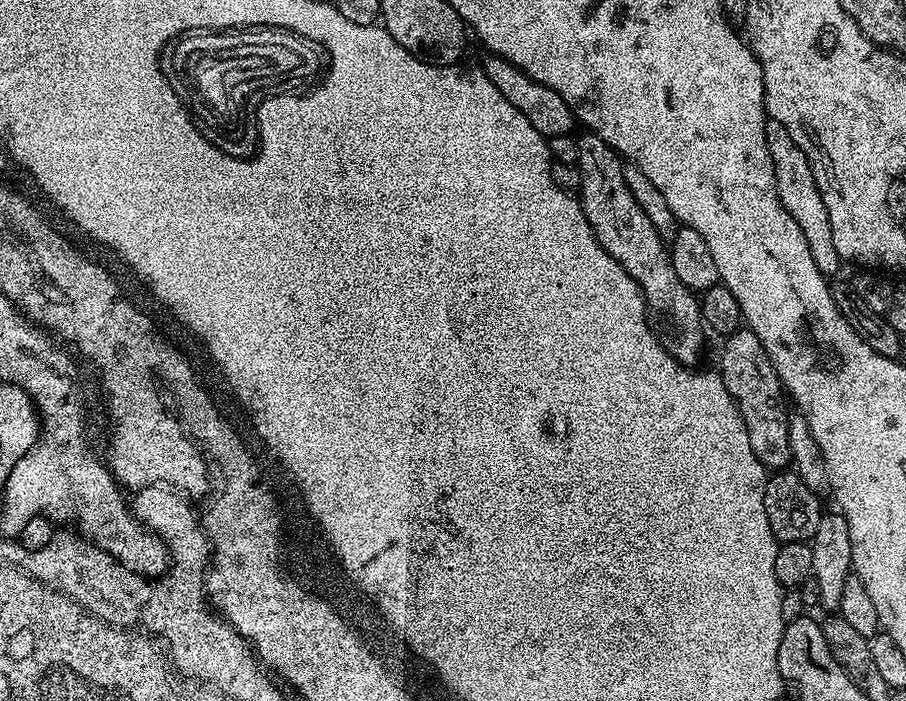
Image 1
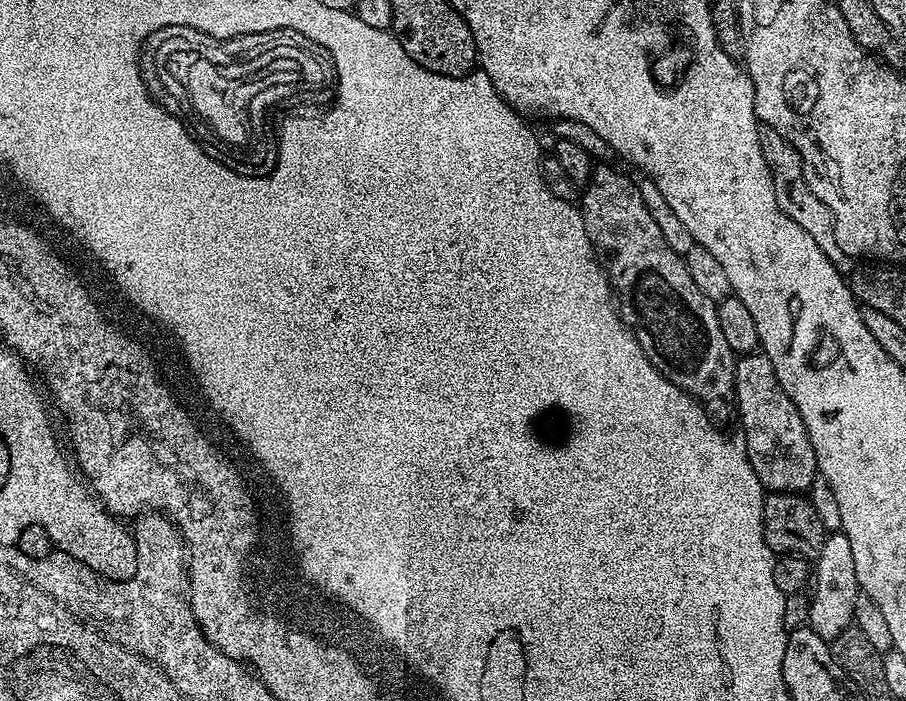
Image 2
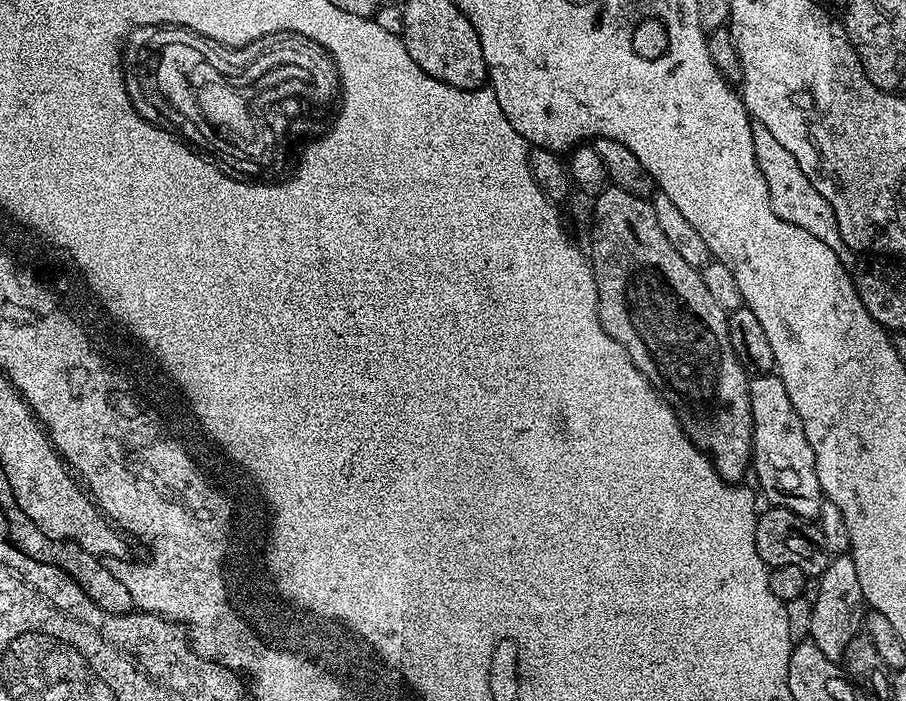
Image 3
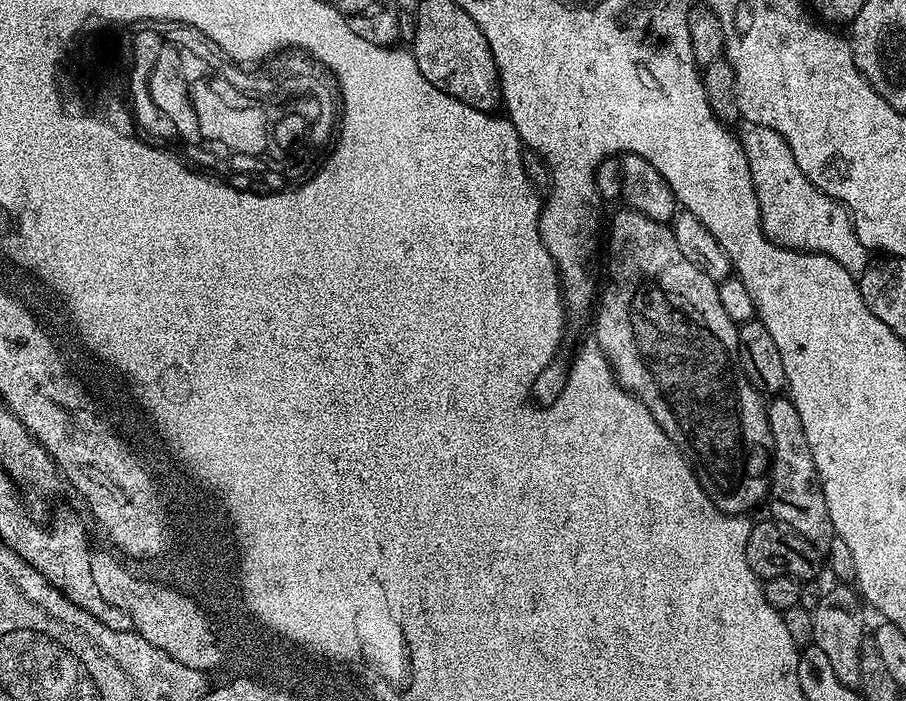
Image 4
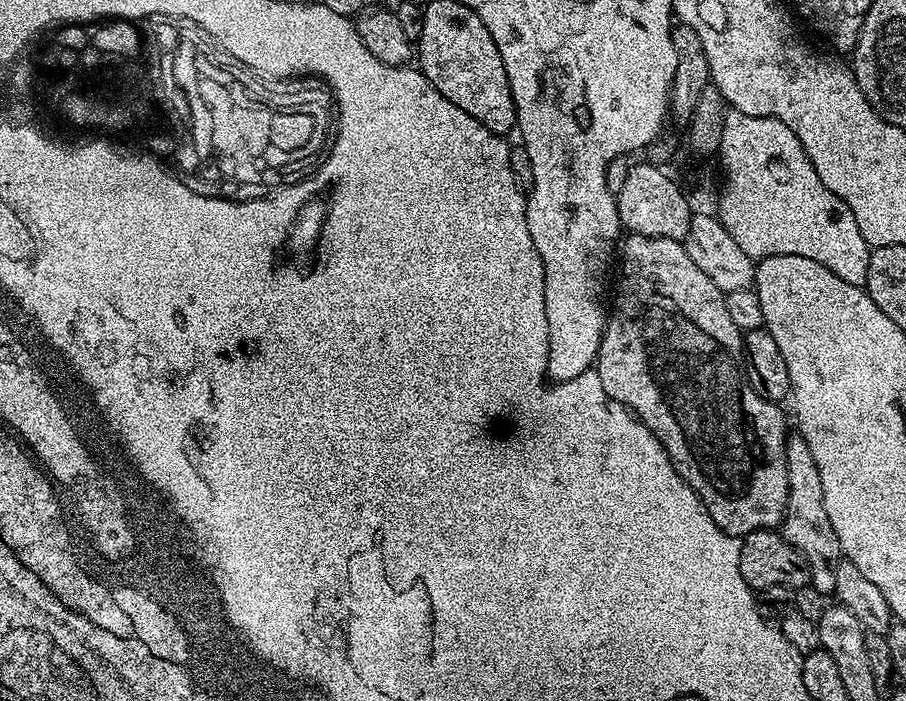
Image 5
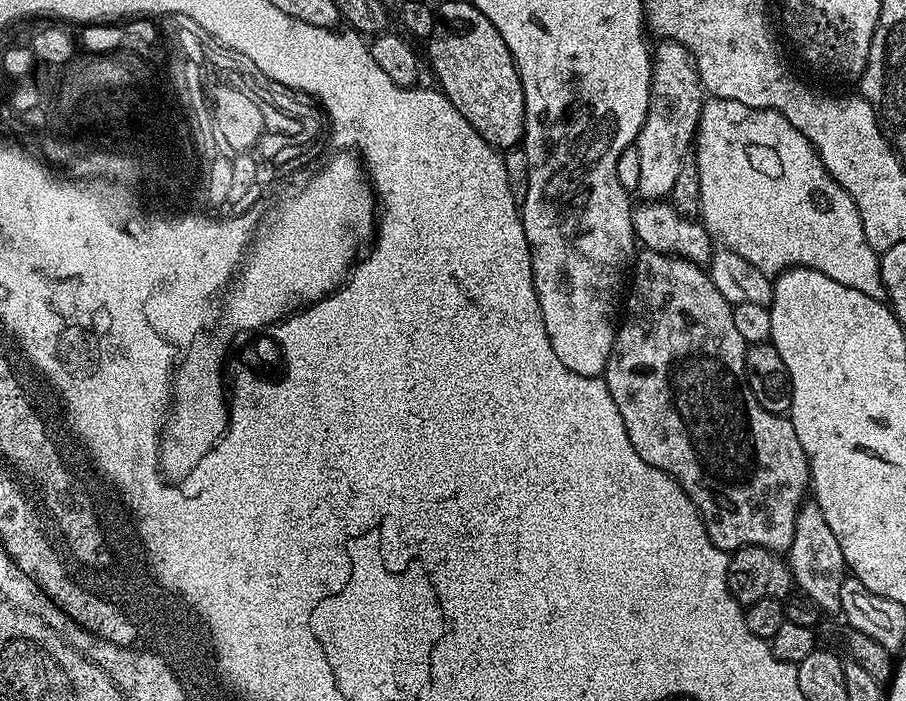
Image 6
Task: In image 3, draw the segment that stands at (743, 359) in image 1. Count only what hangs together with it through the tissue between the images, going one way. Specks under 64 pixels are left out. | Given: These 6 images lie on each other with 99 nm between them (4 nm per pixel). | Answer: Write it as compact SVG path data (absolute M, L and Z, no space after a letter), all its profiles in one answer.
M756 374L749 379L748 382L748 397L750 398L750 414L752 415L752 459L750 461L750 468L751 471L754 473L756 471L756 480L758 483L760 483L760 488L759 491L762 493L764 491L764 496L766 499L768 499L767 503L769 505L775 506L777 508L785 508L786 510L790 510L794 514L798 514L799 516L802 517L804 520L810 520L810 521L815 521L817 517L819 517L820 514L820 508L824 504L824 501L826 499L823 490L820 488L820 483L818 482L818 470L816 469L816 459L814 458L814 450L810 446L810 442L806 442L806 430L802 430L802 418L798 418L798 410L794 410L794 402L790 402L790 394L786 394L786 386L783 384L782 381L780 381L780 377L775 375L775 374Z

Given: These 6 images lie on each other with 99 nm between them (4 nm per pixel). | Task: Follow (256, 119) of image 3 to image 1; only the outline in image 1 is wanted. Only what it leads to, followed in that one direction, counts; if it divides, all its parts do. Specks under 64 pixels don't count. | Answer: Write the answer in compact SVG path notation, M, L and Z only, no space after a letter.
M255 28L250 30L250 38L246 38L246 30L242 30L242 38L240 40L240 48L246 48L246 56L244 58L226 58L226 60L206 60L206 42L199 34L188 34L183 38L177 39L175 43L164 49L162 53L162 67L164 70L164 76L170 82L170 86L174 90L174 94L178 94L178 98L184 104L184 107L188 109L188 113L192 115L193 120L196 121L201 132L208 137L214 144L219 144L220 149L226 154L236 156L239 160L247 160L257 151L258 141L260 139L259 130L256 128L256 110L264 100L267 100L269 96L279 96L281 94L292 94L297 90L304 90L307 84L315 85L318 77L325 71L326 68L326 53L319 44L315 42L309 42L304 39L303 36L297 36L295 32L289 32L282 28Z

